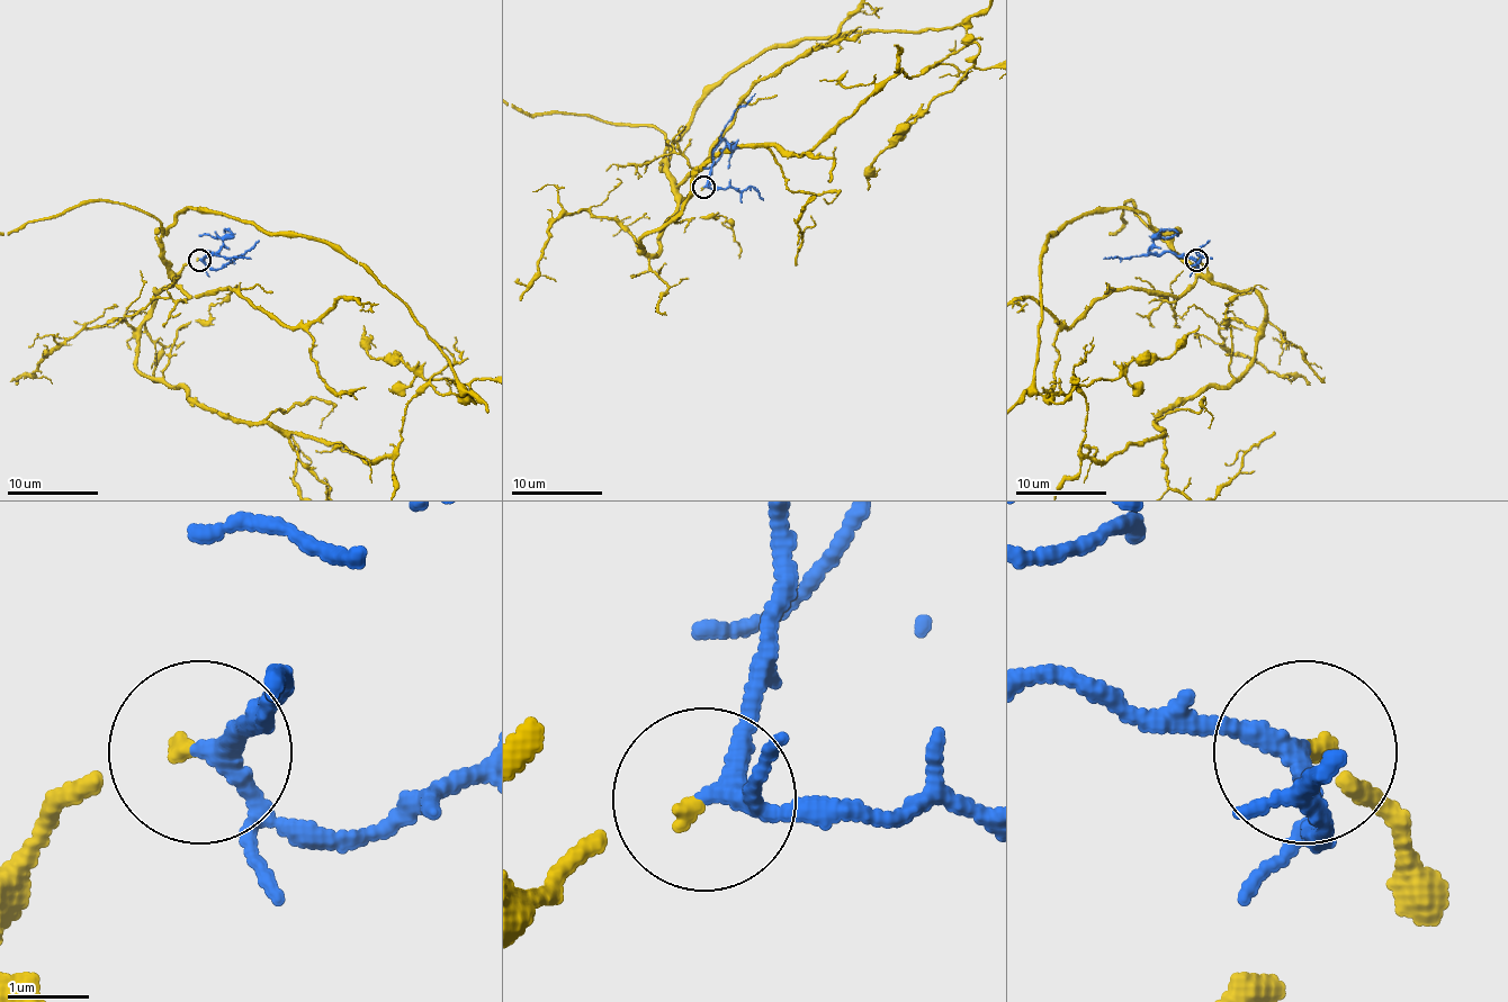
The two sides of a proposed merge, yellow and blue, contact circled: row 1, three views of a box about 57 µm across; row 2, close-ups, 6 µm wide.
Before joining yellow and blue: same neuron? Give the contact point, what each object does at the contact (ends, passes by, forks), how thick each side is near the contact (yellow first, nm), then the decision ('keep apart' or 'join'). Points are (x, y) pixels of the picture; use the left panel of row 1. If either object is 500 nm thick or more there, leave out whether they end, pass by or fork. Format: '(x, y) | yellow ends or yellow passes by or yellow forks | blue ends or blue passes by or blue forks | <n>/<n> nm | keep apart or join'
(199, 260) | yellow ends | blue forks | 140/190 nm | join

